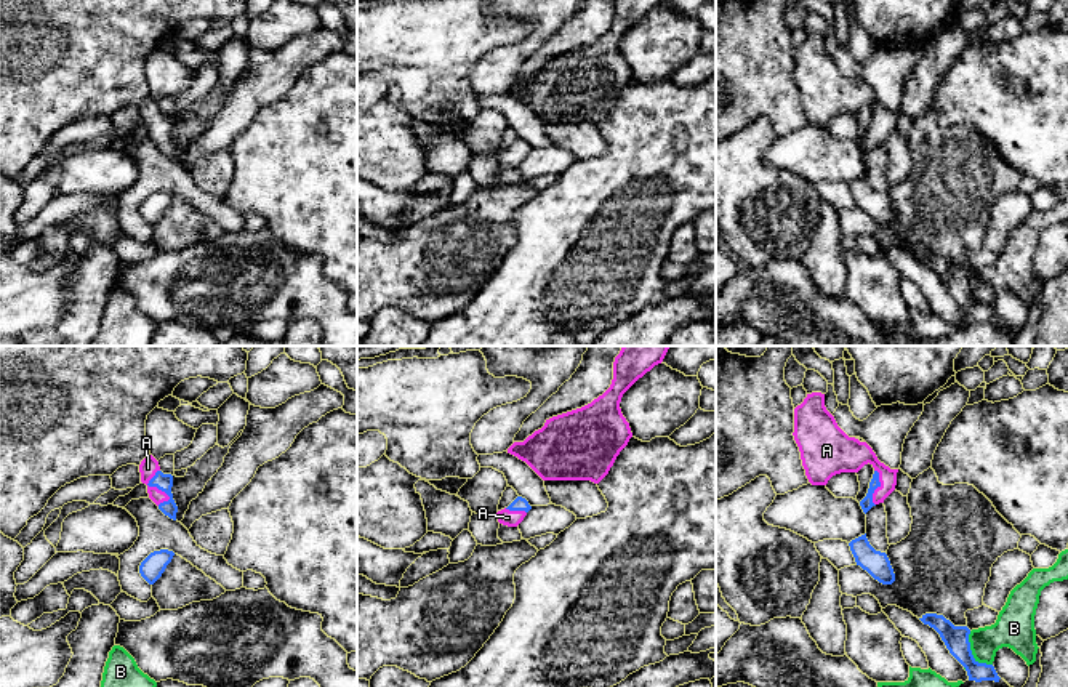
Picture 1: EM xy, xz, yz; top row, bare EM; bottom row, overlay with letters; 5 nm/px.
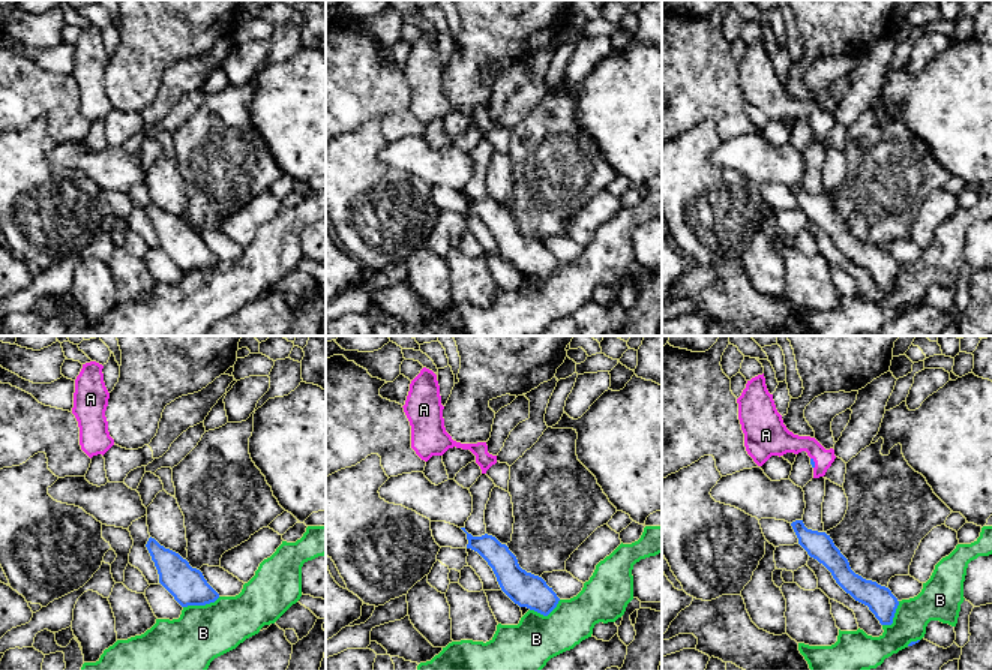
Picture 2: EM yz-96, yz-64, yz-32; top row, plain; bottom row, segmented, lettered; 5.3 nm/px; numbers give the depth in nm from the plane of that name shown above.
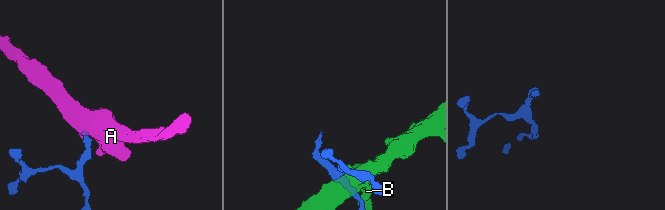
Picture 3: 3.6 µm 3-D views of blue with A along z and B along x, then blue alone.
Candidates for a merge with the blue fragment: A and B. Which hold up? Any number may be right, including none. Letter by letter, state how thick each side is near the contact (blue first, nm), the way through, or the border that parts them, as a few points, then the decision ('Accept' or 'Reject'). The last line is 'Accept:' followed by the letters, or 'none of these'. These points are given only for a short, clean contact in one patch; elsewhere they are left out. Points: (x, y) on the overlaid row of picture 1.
A: Thickness 90 nm (blue) against 90 nm. Path across: xy (164, 482), (157, 487), (148, 484), (148, 468). Accept
B: Thickness 130 nm (blue) against 190 nm. Reject
Accept: A

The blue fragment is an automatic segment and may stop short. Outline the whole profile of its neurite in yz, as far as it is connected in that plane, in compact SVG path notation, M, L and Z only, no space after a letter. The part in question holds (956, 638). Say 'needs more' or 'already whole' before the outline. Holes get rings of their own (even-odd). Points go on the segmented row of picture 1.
already whole | M925 613L919 618L924 625L933 628L945 642L950 653L966 668L969 681L994 681L999 682L999 676L993 665L978 663L970 650L967 626L954 626L943 615Z

